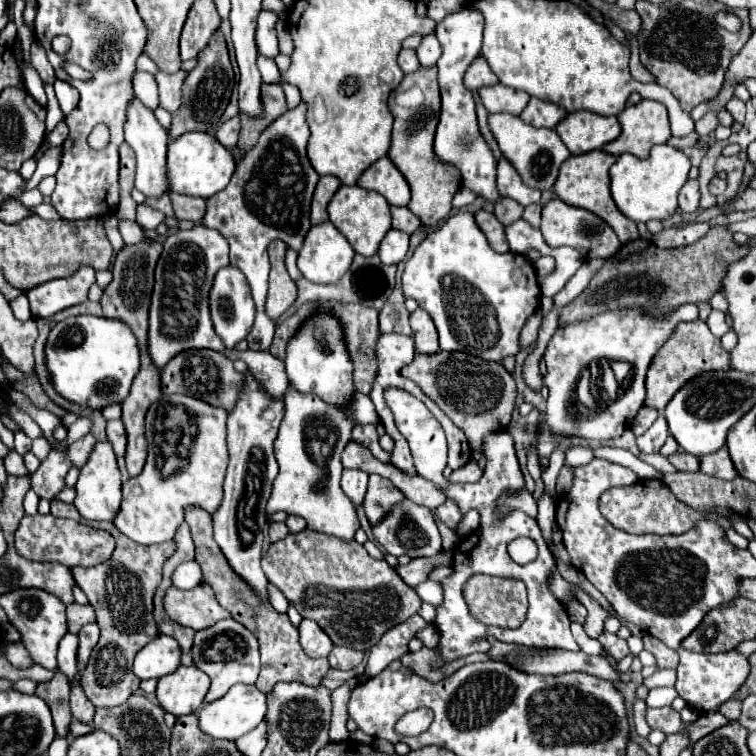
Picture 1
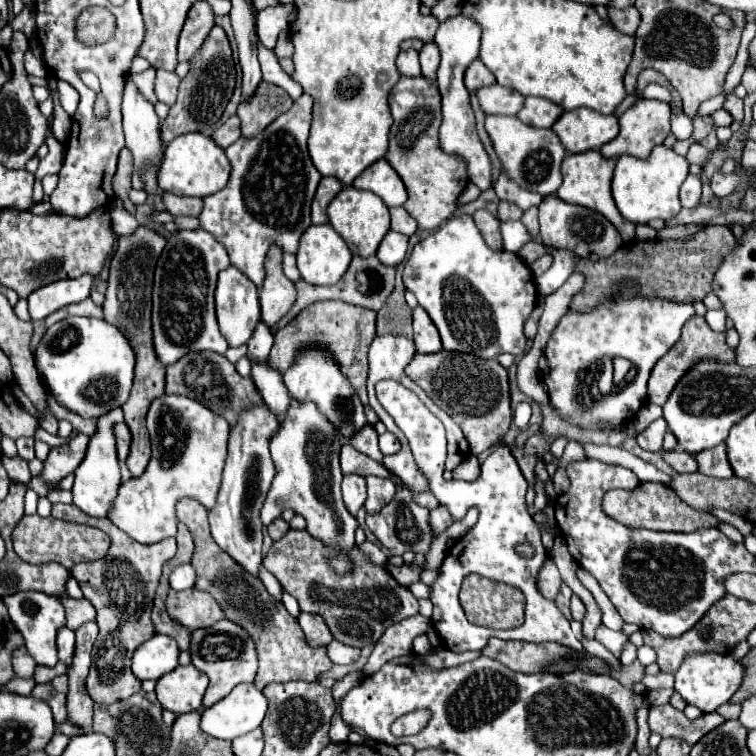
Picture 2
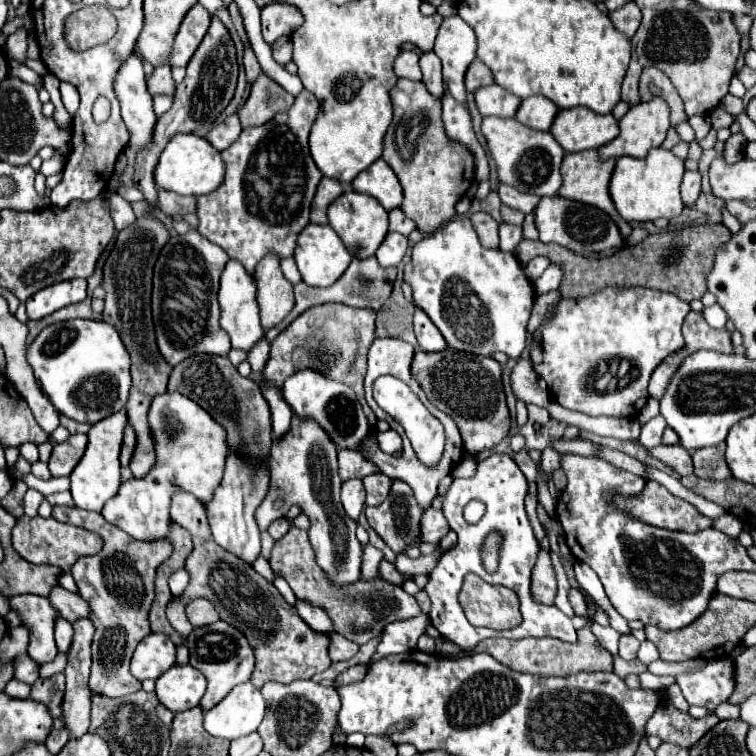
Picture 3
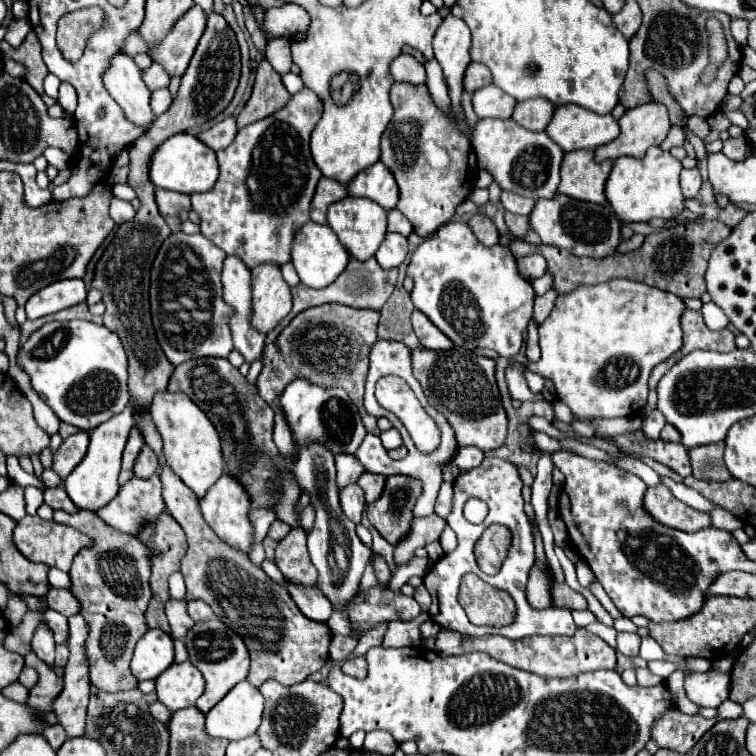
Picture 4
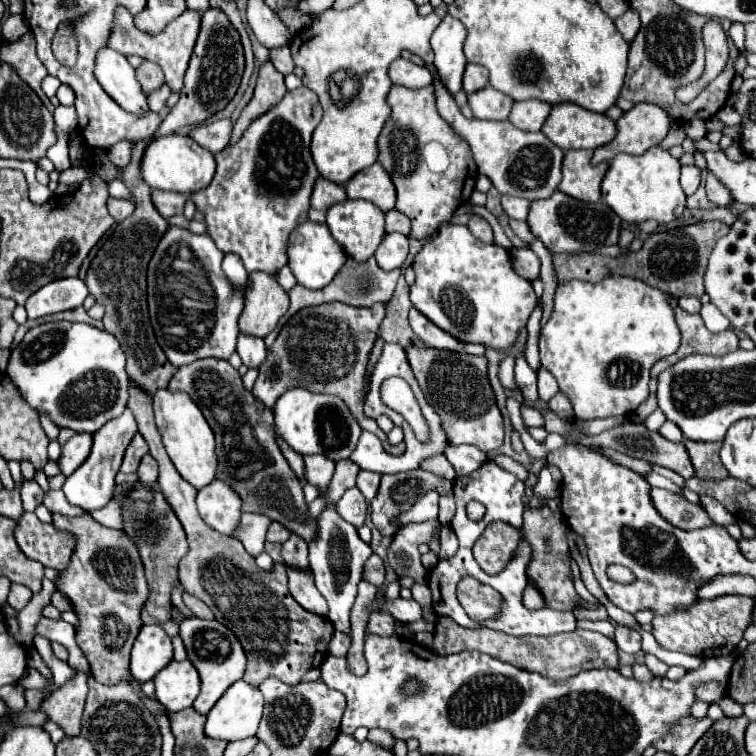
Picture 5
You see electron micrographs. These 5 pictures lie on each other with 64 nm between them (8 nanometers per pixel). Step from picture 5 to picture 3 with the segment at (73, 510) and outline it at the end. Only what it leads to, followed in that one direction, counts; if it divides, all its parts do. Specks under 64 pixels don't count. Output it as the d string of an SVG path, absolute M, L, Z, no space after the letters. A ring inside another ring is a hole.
M60 492L60 494L50 494L48 498L46 498L52 506L74 506L74 502L72 502L72 496L70 496L70 492Z

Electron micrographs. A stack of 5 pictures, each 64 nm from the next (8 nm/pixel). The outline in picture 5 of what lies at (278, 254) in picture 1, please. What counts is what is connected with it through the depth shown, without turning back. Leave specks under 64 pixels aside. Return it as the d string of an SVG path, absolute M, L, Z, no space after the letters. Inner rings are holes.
M252 272L246 290L246 306L238 318L242 334L264 338L288 310L288 294L274 282L274 276Z

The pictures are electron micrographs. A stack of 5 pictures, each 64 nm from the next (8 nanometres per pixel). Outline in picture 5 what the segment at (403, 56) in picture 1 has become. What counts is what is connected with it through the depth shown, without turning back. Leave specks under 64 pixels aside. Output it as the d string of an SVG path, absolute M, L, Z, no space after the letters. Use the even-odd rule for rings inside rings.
M398 58L390 64L390 80L396 86L404 86L404 88L424 88L432 84L432 76L424 66L412 64L404 58Z

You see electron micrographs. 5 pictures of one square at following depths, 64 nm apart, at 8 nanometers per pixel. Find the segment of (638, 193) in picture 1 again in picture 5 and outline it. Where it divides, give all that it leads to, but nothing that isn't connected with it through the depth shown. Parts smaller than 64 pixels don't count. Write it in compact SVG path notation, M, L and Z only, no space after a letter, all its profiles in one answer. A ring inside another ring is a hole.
M658 146L646 150L642 156L616 154L602 180L602 198L622 222L636 224L644 220L656 220L660 224L670 224L686 206L686 194L678 178L680 162Z

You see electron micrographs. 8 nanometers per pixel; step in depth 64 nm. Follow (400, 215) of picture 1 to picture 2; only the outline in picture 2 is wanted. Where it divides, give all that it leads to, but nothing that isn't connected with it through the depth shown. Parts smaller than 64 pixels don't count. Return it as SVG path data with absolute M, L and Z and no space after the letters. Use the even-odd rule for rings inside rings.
M400 206L400 208L390 208L390 216L392 216L392 230L400 232L400 234L414 234L416 232L416 220L412 216L408 216L408 212Z

